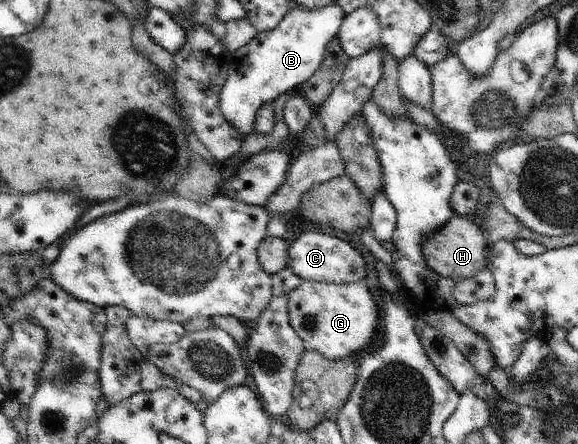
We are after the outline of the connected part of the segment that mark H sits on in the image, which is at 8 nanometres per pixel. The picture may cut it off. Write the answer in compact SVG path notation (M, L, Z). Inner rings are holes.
M457 215L452 217L434 235L427 235L423 255L427 265L442 278L459 281L472 279L487 268L488 240L485 233L470 219Z

